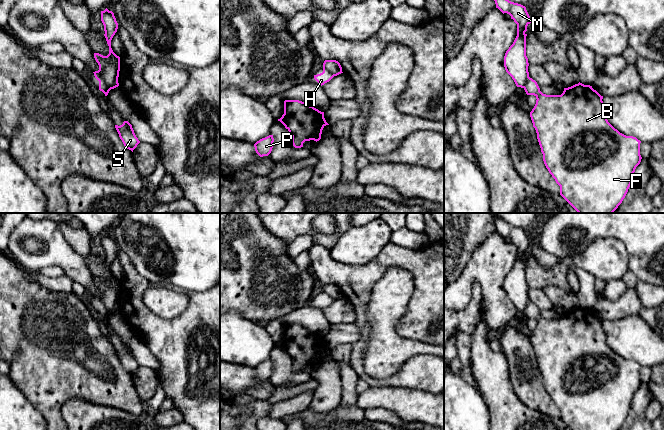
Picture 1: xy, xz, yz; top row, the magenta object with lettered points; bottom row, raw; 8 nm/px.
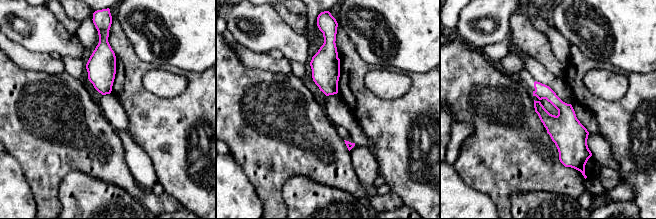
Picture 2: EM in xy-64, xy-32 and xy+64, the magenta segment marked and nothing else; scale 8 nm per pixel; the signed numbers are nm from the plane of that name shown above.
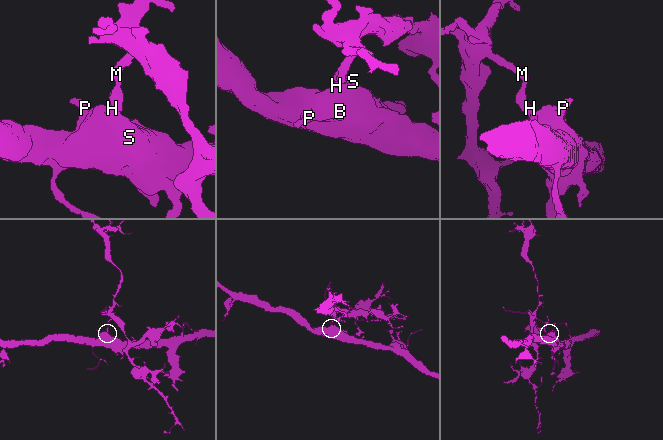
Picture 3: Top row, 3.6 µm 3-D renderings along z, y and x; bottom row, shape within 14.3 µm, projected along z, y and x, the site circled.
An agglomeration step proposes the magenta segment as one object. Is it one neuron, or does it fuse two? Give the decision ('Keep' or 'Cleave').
Cleave

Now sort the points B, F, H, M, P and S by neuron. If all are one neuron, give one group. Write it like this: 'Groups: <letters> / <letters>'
Groups: B F H P S / M

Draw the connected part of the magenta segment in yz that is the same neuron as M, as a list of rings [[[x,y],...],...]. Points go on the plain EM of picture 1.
[[[495,217],[496,232],[503,238],[507,237],[517,248],[517,260],[504,280],[504,291],[517,311],[524,312],[529,303],[528,282],[526,280],[527,250],[531,247],[526,231],[509,225],[502,218]]]

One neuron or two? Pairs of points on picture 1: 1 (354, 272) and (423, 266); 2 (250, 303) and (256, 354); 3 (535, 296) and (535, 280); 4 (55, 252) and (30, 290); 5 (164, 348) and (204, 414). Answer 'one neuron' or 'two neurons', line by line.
1: one neuron
2: two neurons
3: two neurons
4: two neurons
5: one neuron

